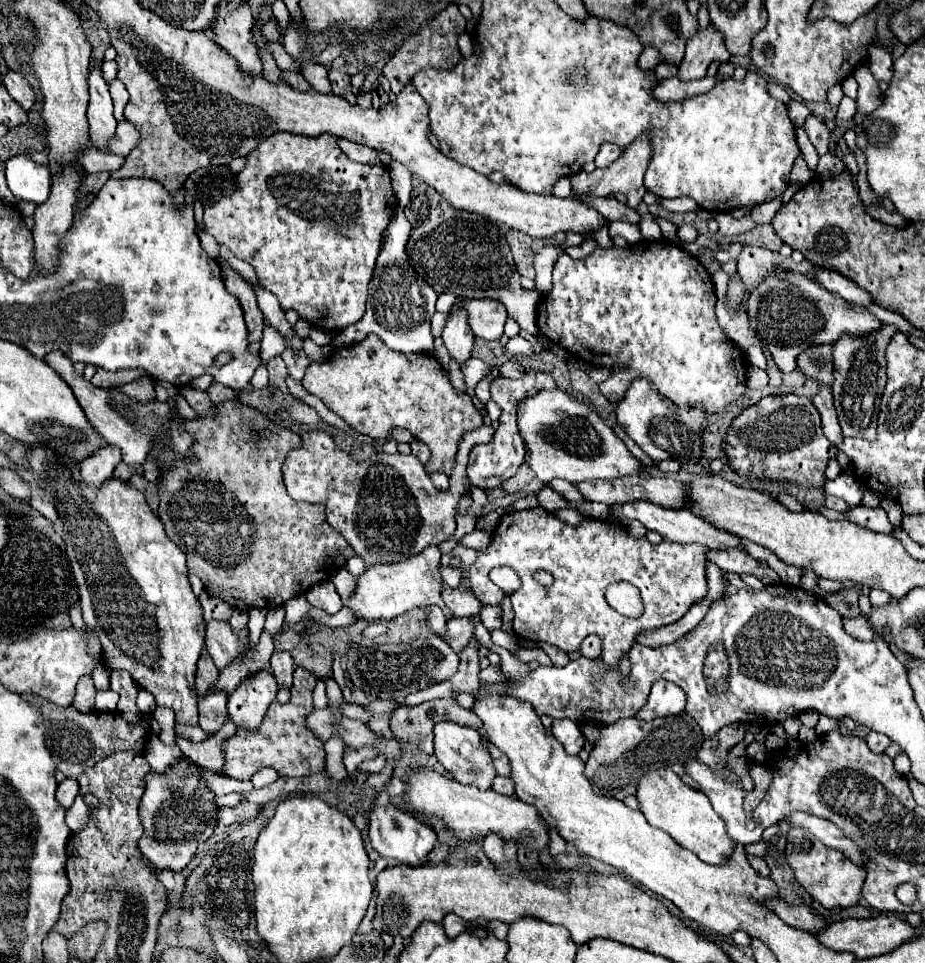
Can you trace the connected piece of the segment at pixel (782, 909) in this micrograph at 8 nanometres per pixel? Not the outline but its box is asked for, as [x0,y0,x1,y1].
[764,898,826,932]

